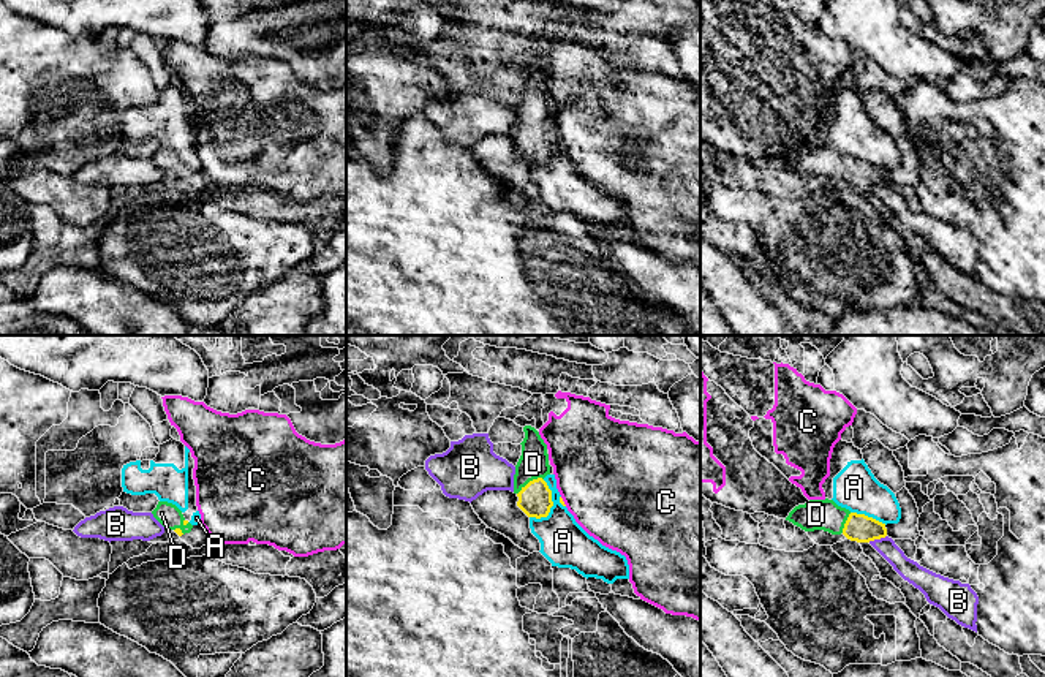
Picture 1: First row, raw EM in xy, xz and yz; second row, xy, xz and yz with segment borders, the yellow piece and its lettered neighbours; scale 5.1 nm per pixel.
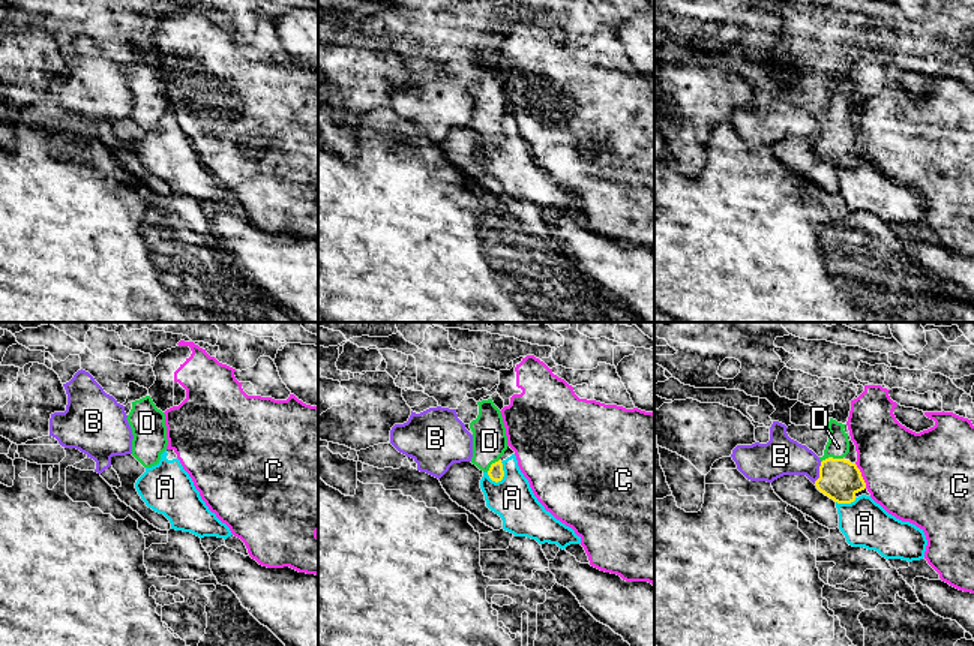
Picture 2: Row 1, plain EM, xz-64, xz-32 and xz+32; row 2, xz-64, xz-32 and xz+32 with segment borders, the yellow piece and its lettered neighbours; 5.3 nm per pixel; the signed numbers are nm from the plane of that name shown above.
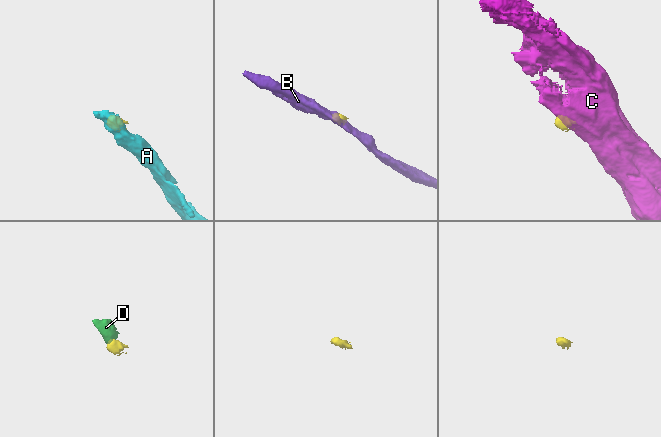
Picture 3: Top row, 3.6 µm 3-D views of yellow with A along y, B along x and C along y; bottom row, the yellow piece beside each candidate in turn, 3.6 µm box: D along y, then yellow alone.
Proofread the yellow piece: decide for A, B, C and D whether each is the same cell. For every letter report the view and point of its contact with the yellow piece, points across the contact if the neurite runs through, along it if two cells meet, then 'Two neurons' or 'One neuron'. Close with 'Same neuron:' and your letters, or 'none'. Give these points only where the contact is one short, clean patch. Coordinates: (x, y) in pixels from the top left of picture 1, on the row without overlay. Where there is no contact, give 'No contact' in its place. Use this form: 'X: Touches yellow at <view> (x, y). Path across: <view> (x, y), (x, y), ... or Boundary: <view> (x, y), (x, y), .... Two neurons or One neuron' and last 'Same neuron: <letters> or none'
A: Touches yellow at xz (552, 149). Boundary: xz (543, 125), (550, 136), (552, 152), (546, 162), (536, 165). Two neurons
B: Touches yellow at yz (876, 184). Boundary: yz (886, 181), (868, 187). Two neurons
C: Touches yellow at xz (563, 147). Boundary: xz (560, 143), (566, 151). Two neurons
D: Touches yellow at xz (530, 127). Path across: xz (535, 144), (530, 127), (533, 109). One neuron
Same neuron: D

